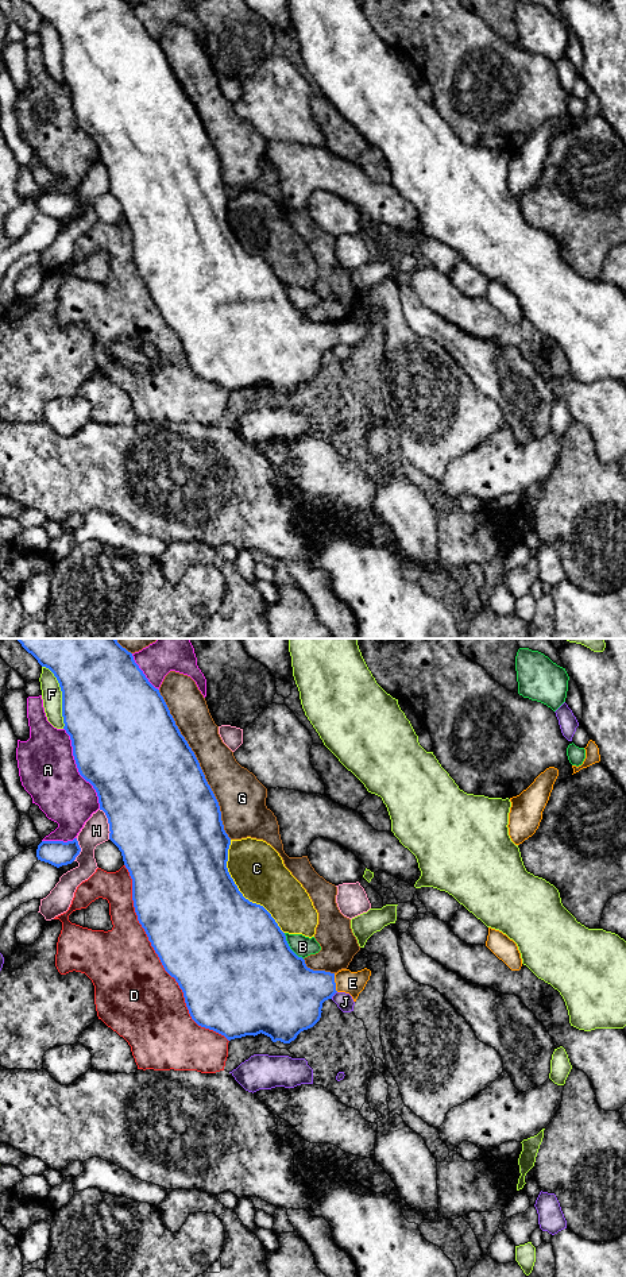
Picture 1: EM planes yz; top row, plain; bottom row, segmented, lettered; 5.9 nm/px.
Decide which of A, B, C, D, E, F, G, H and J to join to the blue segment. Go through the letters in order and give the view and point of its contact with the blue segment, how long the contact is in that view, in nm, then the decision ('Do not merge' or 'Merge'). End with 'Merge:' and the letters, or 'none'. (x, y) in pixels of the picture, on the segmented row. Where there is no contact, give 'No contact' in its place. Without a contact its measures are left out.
A: Touches blue at yz (77, 767). Shared border 550 nm. Do not merge
B: Touches blue at yz (289, 946). Shared border 200 nm. Do not merge
C: Touches blue at yz (239, 891). Shared border 650 nm. Do not merge
D: Touches blue at yz (159, 959). Shared border 1200 nm. Do not merge
E: Touches blue at yz (335, 983). Shared border 110 nm. Merge
F: Touches blue at yz (62, 695). Shared border 400 nm. Do not merge
G: Touches blue at yz (198, 764). Shared border 1000 nm. Do not merge
H: Touches blue at yz (108, 822). Shared border 200 nm. Do not merge
J: Touches blue at yz (333, 994). Shared border 60 nm. Do not merge
Merge: E

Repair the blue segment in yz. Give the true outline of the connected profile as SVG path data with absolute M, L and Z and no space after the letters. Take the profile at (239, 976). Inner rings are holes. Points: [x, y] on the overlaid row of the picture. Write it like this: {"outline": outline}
{"outline": "M18 638L18 641L42 667L49 668L59 683L62 691L63 729L70 736L78 772L97 792L100 810L103 810L108 818L111 832L109 840L121 852L124 865L132 879L132 900L138 921L144 929L165 971L175 979L182 989L192 1019L198 1026L224 1035L228 1041L246 1035L255 1037L262 1033L270 1037L273 1042L281 1041L283 1043L290 1043L301 1031L313 1027L320 1021L322 1003L332 999L336 992L349 994L353 1002L356 1002L359 994L370 980L370 969L364 968L358 972L341 969L337 973L331 973L308 968L305 960L290 949L285 933L271 914L263 906L246 899L239 891L227 868L231 838L224 830L219 802L205 779L194 752L175 725L163 697L159 690L148 682L143 671L135 663L132 653L123 648L116 638Z"}

